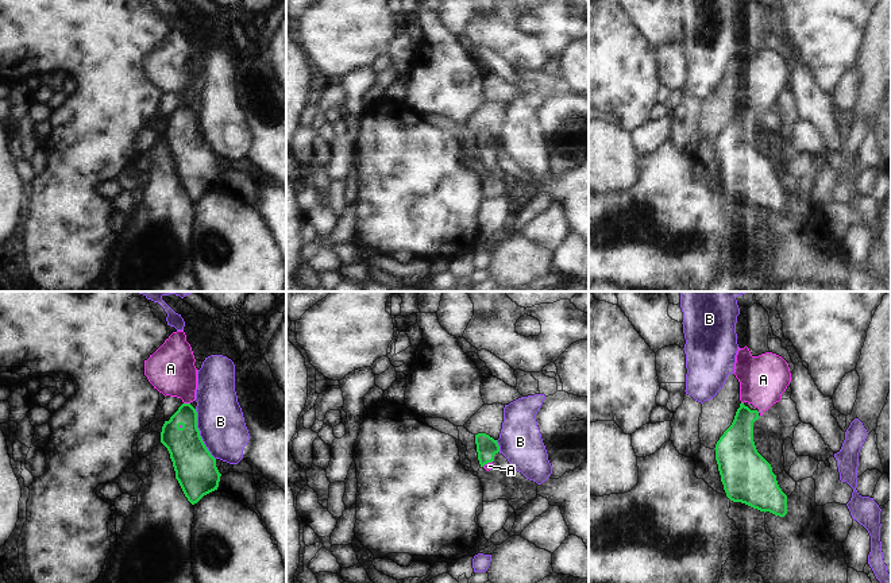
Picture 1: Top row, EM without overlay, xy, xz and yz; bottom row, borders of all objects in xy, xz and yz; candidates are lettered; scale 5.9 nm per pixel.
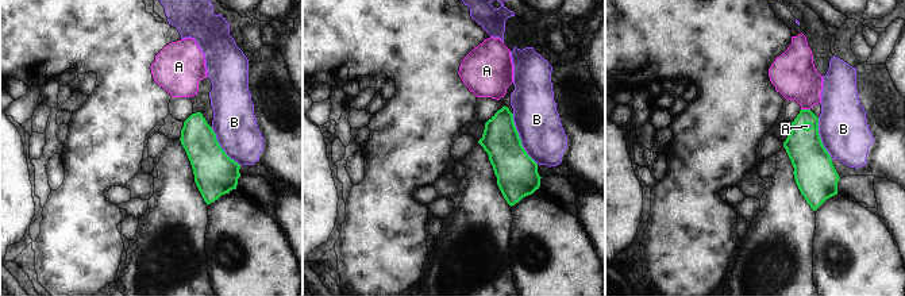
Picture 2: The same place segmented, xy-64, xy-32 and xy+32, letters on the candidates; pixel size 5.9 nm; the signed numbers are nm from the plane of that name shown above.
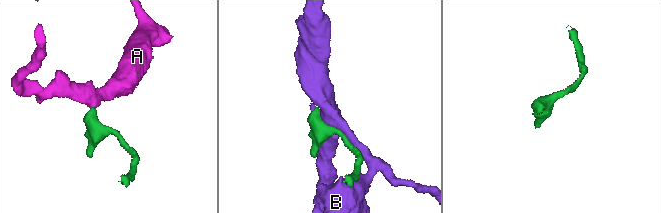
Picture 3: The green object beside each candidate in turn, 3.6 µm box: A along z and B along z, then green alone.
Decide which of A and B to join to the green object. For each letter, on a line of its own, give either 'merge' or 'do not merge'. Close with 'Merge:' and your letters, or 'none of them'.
A: merge
B: do not merge
Merge: A

